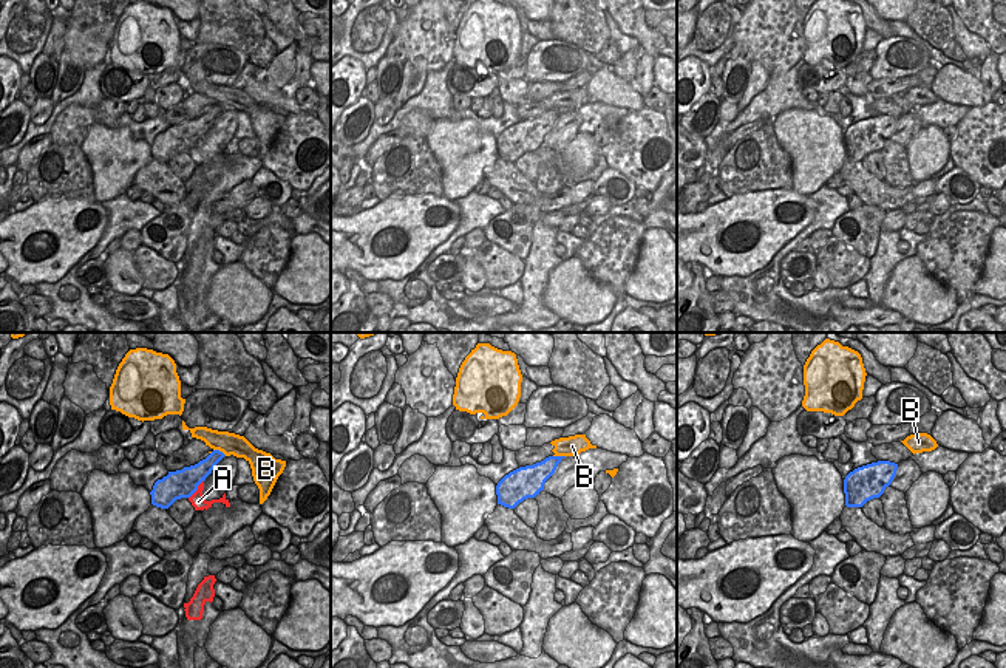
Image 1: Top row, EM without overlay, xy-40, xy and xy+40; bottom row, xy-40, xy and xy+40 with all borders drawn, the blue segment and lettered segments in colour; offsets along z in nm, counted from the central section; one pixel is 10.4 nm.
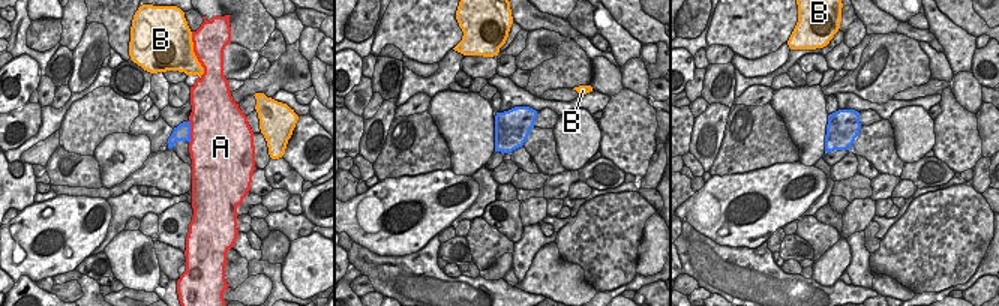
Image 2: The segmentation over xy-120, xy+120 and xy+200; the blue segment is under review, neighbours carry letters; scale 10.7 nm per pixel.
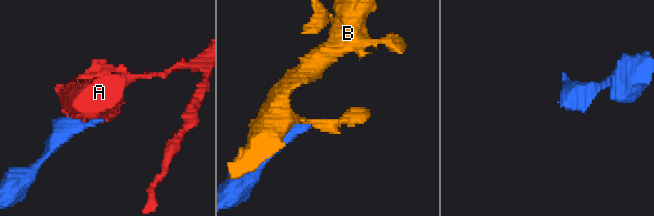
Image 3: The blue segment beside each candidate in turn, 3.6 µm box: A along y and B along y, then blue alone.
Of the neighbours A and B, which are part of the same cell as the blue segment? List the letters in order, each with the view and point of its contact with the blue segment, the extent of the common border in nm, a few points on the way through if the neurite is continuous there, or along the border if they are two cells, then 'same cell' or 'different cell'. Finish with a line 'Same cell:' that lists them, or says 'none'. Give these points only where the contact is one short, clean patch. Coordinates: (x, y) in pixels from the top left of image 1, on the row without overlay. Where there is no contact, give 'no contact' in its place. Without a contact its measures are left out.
A: contact xy-40 (197, 143); length 260 nm; different cell
B: contact xy-40 (218, 104); length 180 nm; border xy-40 (210, 105), (221, 104), (226, 109); different cell
Same cell: none

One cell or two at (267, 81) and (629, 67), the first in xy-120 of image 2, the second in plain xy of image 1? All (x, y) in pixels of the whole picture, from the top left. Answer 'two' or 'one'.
one

